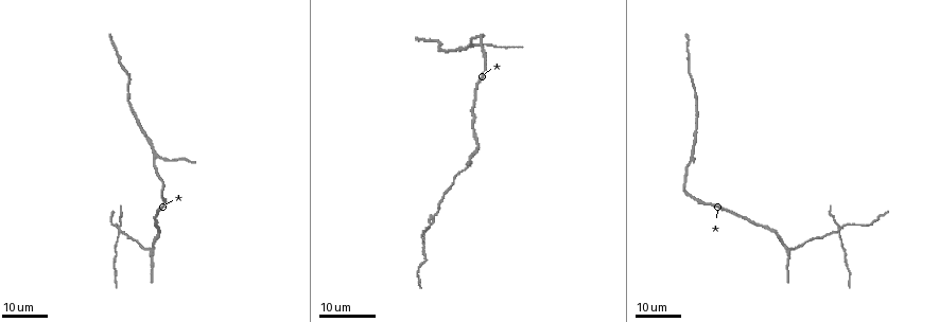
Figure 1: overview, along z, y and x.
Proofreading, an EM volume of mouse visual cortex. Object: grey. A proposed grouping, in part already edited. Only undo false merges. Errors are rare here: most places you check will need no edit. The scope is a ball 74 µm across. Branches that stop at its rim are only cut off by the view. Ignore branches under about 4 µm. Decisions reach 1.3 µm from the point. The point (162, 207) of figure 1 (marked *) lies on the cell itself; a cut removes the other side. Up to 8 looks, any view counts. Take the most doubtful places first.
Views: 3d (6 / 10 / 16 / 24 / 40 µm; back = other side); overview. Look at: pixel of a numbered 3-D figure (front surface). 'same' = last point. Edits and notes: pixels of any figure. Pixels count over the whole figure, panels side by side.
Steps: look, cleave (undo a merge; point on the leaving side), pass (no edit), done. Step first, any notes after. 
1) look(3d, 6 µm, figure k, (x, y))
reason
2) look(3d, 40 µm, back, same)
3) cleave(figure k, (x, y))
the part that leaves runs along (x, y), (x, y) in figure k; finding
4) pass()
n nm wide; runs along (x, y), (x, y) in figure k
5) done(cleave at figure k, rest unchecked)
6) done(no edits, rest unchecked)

look(3d, 24 µm, figure 1, (152, 251))
three arms meet

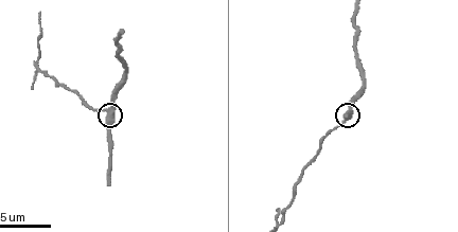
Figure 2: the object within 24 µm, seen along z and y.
look(3d, 10 µm, figure 2, (108, 114))
closer look

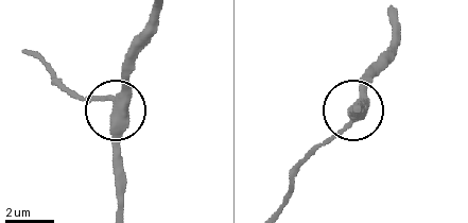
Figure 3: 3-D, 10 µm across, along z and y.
pass()
3 arms; runs along (155, 10), (135, 47), (126, 89), (115, 114), (115, 178) in figure 3; all the same cell

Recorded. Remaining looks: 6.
look(3d, 10 µm, figure 2, (36, 69))

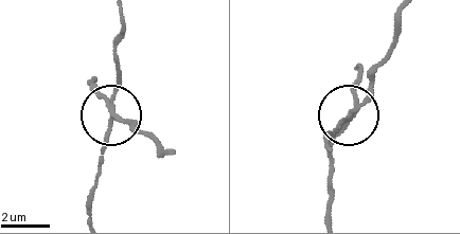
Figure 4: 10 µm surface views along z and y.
cleave(figure 4, (118, 77))
4 arms; the part that leaves runs along (112, 114), (88, 215) in figure 4; a second cell is stuck on

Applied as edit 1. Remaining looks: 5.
look(overview)

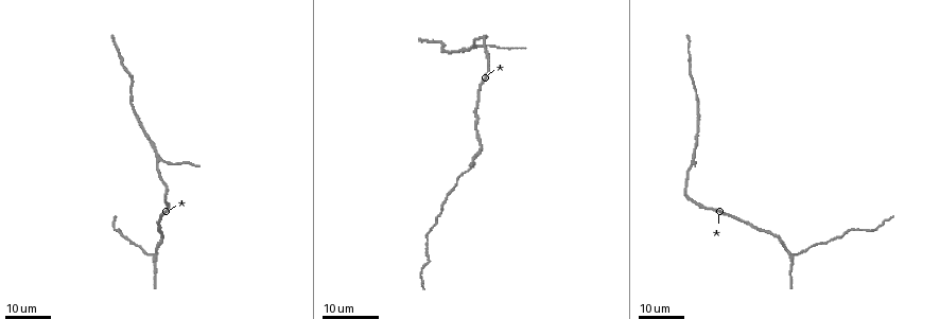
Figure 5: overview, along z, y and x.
look(3d, 24 µm, figure 5, (479, 46))

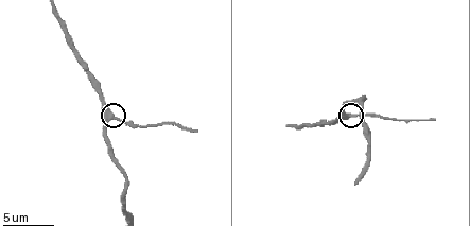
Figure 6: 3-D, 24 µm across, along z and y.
look(3d, 10 µm, figure 6, (118, 119))

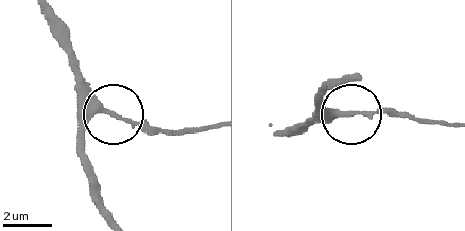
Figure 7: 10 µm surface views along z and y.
pass()
side arm 9 µm; runs along (107, 211), (85, 150), (91, 120), (116, 114), (169, 132) in figure 7; all the same cell

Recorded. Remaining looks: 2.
look(3d, 24 µm, figure 5, (691, 71))
calibre changes

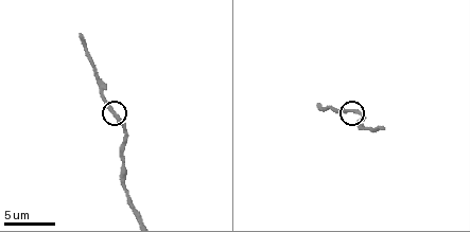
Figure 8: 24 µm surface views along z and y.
look(3d, 10 µm, figure 8, (115, 114))

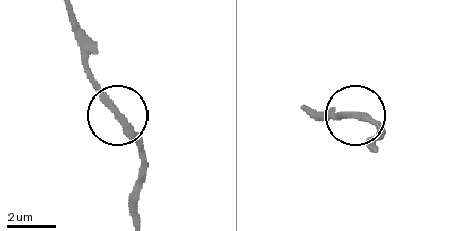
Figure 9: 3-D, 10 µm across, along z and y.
pass()
runs along (375, 148), (381, 137), (359, 114), (323, 112) in figure 9; continuous, no second cell

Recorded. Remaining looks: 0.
done(cleave at figure 4, rest unchecked)

